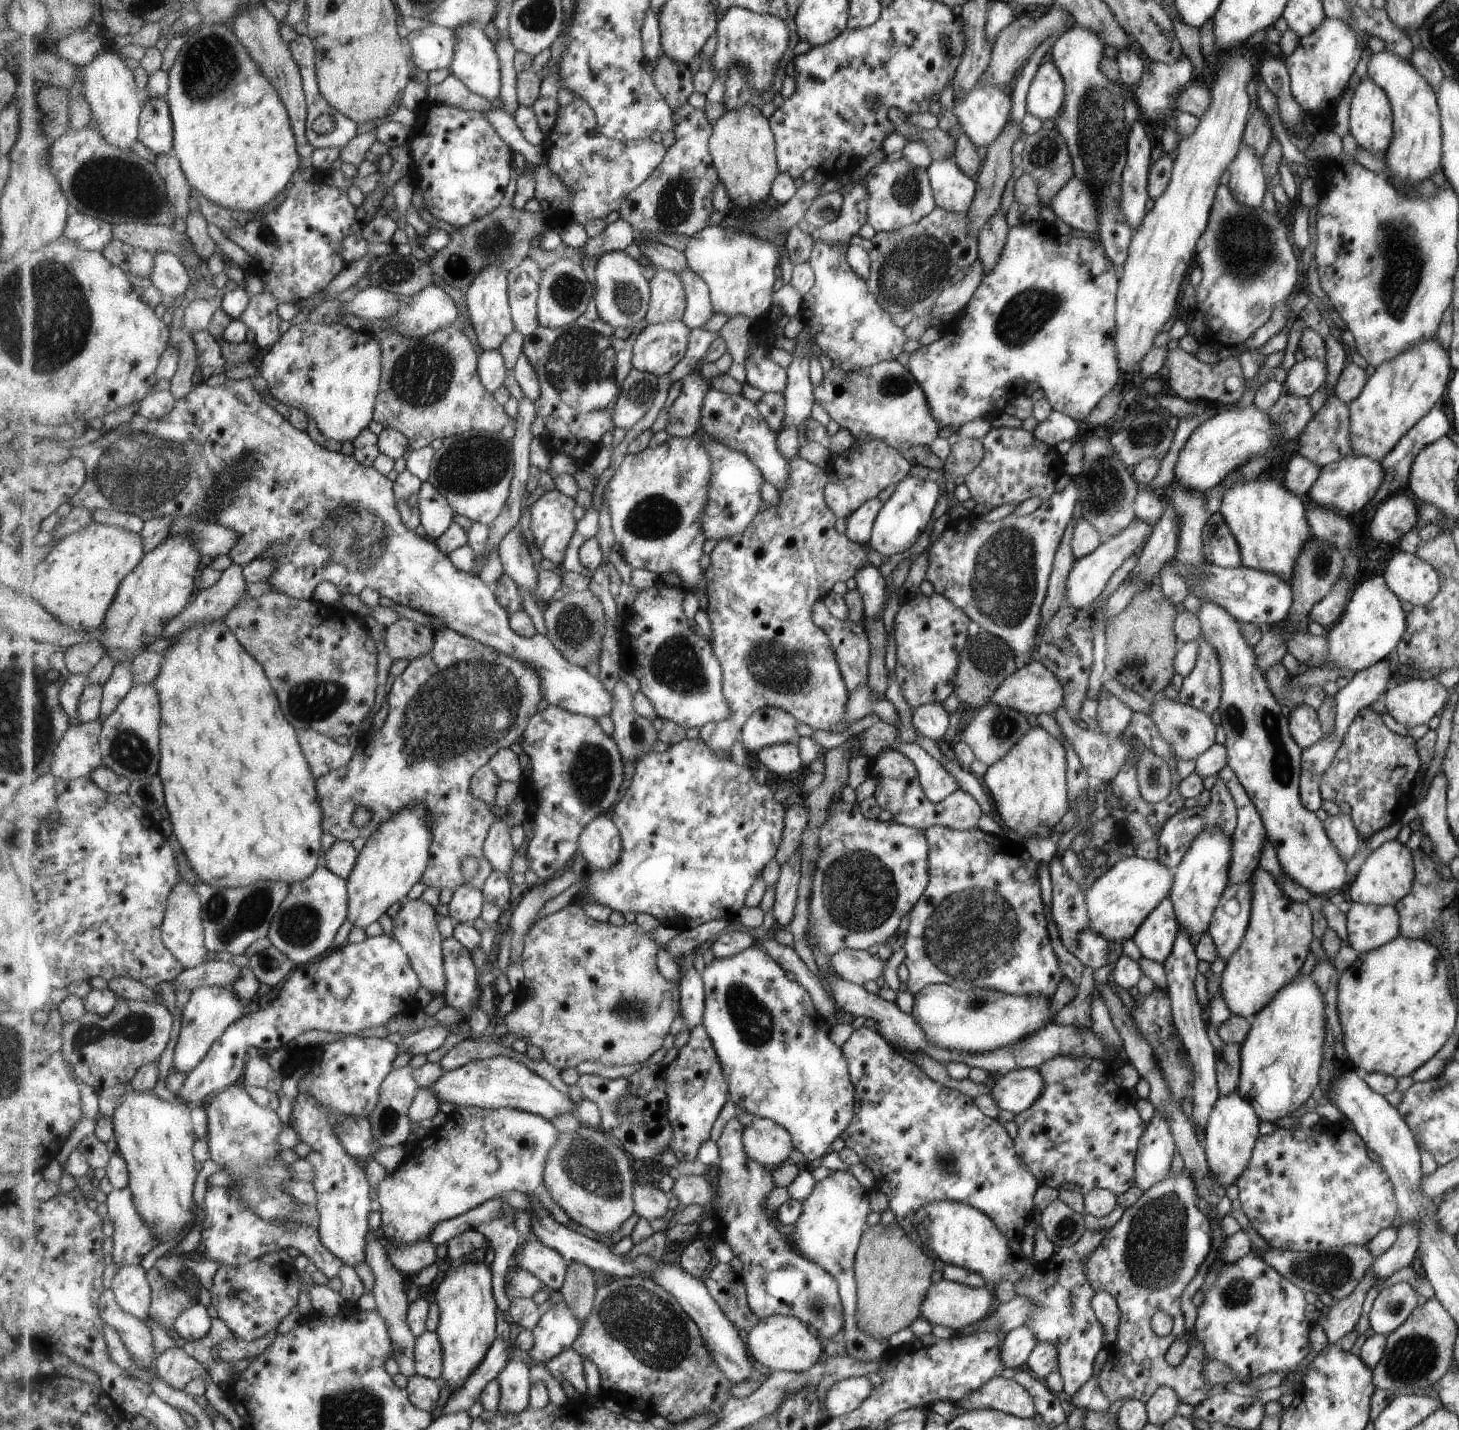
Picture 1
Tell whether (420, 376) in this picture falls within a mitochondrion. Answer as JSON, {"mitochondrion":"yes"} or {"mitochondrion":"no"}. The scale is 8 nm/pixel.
{"mitochondrion":"yes"}

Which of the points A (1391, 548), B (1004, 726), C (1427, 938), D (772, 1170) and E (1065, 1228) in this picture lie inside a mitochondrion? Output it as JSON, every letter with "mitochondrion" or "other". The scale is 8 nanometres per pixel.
{"A":"other","B":"mitochondrion","C":"other","D":"other","E":"mitochondrion"}

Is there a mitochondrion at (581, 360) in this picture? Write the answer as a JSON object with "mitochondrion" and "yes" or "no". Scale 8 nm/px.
{"mitochondrion":"yes"}

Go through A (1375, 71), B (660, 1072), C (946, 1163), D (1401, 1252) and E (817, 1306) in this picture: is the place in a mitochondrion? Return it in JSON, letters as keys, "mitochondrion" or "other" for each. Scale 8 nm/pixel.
{"A":"other","B":"other","C":"mitochondrion","D":"other","E":"mitochondrion"}

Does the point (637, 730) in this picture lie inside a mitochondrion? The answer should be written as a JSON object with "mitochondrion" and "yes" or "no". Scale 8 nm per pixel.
{"mitochondrion":"yes"}

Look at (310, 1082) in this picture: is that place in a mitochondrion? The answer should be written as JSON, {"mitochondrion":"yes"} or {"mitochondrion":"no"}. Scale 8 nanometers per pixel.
{"mitochondrion":"no"}

